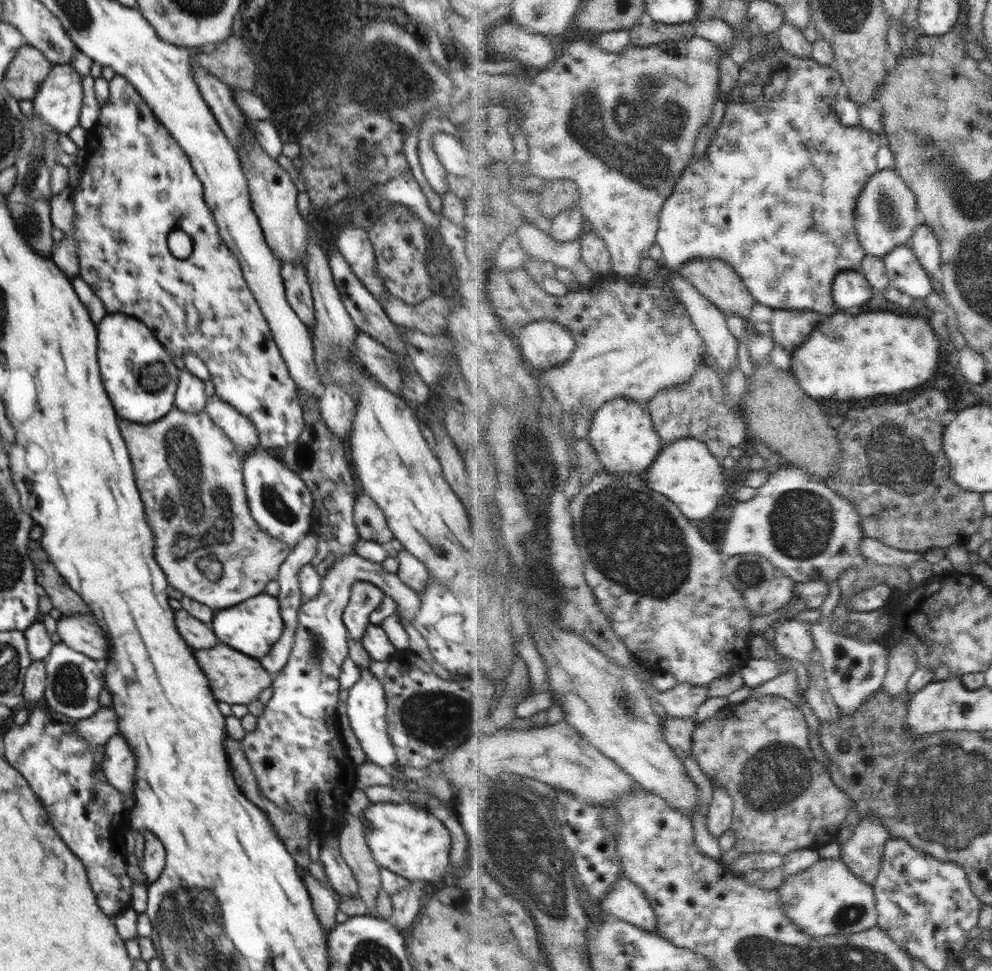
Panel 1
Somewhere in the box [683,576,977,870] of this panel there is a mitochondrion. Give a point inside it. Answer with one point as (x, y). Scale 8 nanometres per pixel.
(791, 773)

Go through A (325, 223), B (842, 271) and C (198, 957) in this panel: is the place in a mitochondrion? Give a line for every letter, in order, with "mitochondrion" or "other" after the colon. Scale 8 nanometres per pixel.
A: other
B: other
C: mitochondrion

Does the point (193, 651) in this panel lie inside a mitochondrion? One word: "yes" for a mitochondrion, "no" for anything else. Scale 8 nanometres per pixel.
no

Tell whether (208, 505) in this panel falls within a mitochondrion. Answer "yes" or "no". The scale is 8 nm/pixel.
yes

